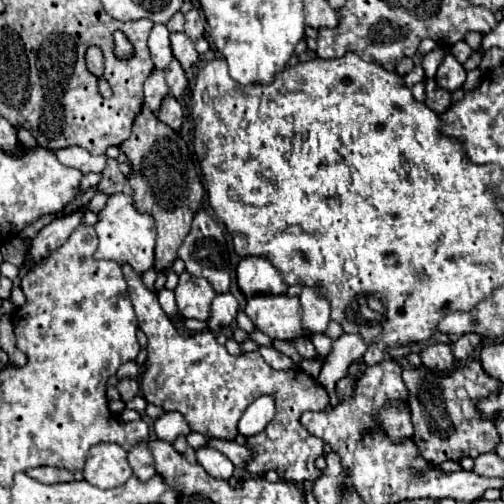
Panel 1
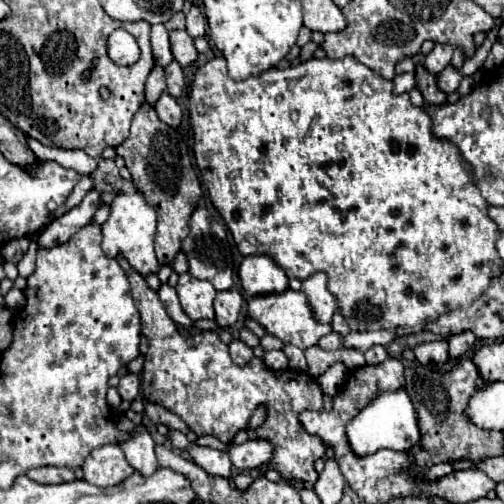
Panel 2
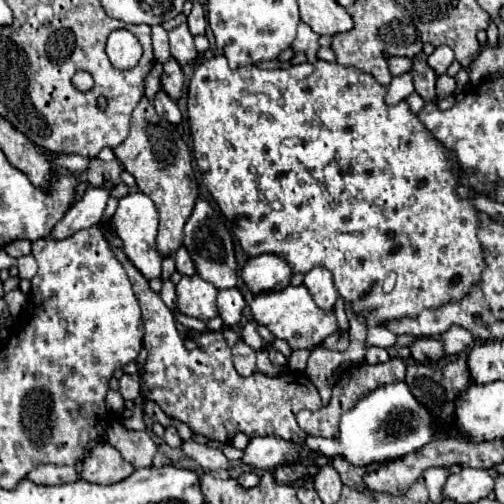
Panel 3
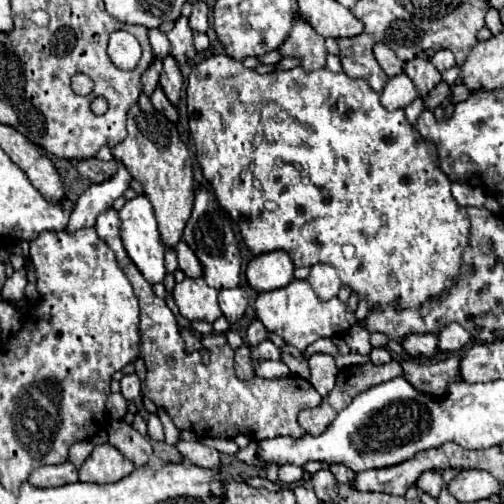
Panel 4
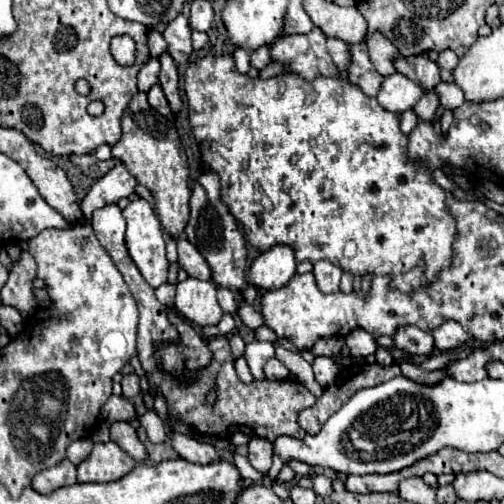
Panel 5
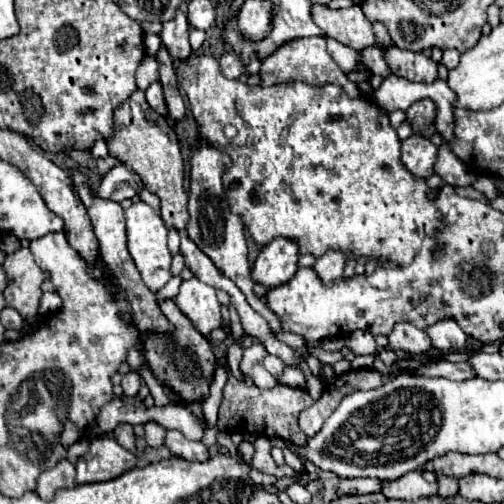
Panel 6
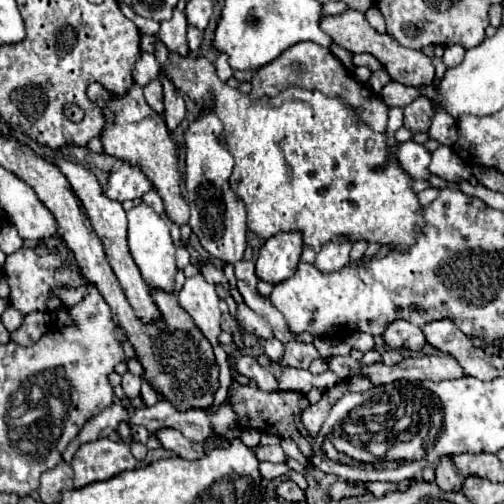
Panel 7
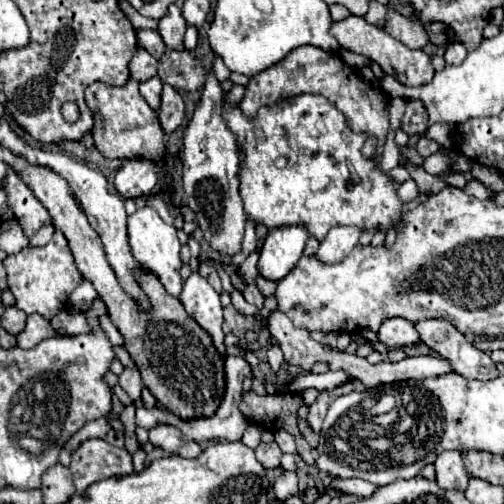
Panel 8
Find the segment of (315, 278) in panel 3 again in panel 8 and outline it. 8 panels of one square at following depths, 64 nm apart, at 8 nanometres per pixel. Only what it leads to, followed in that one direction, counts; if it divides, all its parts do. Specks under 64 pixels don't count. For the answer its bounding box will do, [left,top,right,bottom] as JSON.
[316,226,362,264]

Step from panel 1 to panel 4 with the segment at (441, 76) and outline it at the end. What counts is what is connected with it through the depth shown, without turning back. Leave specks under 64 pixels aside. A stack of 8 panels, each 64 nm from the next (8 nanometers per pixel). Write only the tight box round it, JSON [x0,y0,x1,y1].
[424,82,450,110]

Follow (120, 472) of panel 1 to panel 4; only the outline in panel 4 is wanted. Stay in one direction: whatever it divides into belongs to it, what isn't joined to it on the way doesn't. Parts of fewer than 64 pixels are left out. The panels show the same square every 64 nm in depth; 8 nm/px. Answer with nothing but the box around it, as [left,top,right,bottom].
[80,444,136,484]

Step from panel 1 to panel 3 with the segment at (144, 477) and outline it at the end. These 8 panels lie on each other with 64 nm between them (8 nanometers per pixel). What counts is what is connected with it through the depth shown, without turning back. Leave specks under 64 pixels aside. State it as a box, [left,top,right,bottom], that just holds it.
[108,422,156,468]

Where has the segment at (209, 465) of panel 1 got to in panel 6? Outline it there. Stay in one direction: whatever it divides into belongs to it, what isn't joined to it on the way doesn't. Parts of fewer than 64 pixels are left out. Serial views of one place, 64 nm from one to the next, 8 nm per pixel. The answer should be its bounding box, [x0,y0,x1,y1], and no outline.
[164,430,210,462]

